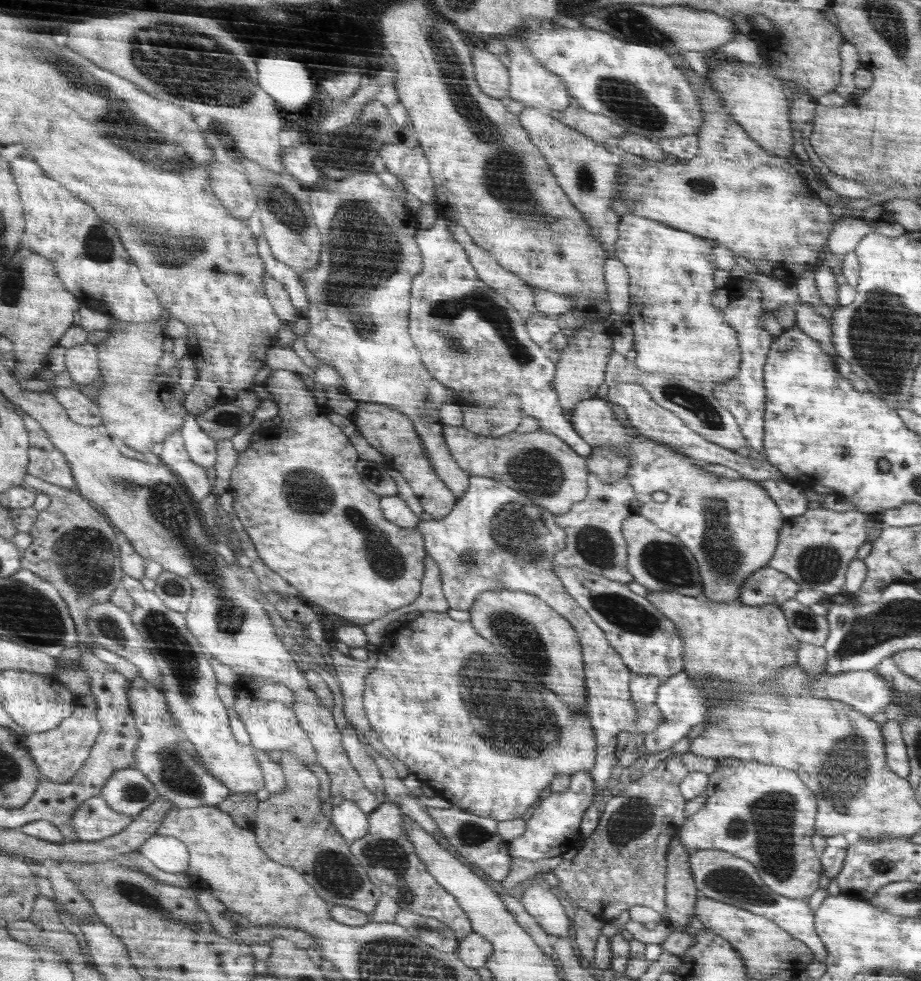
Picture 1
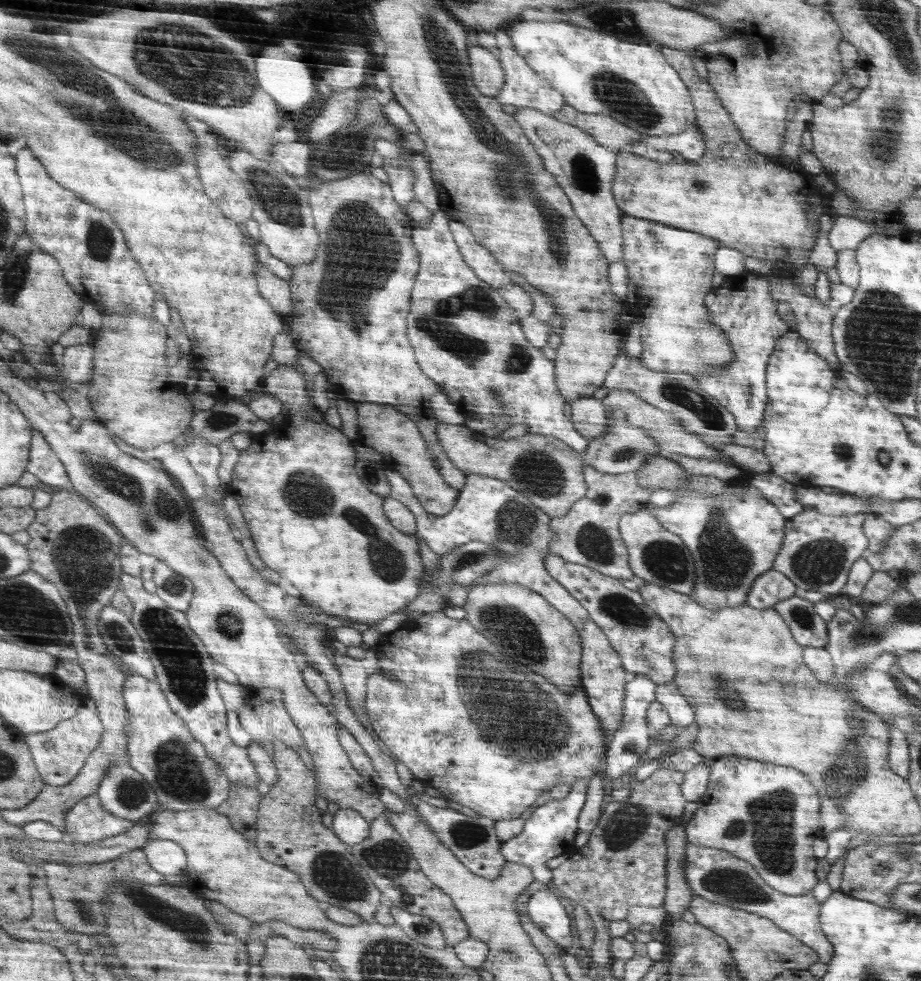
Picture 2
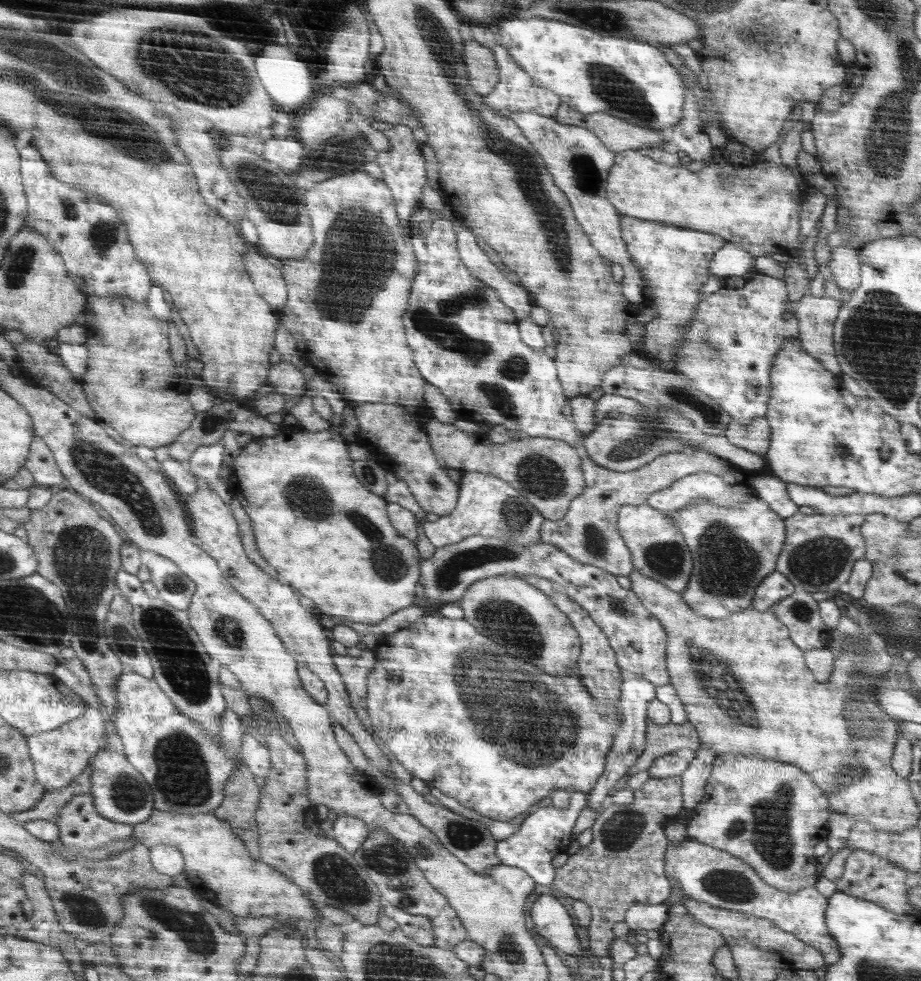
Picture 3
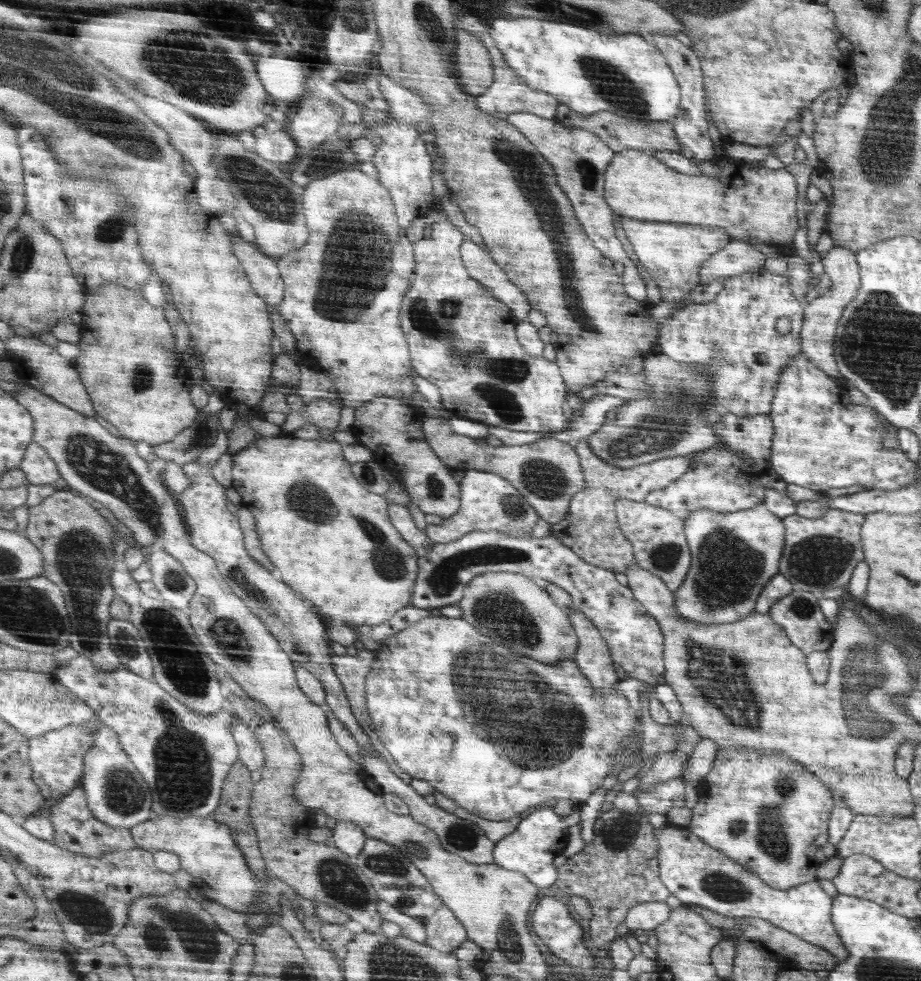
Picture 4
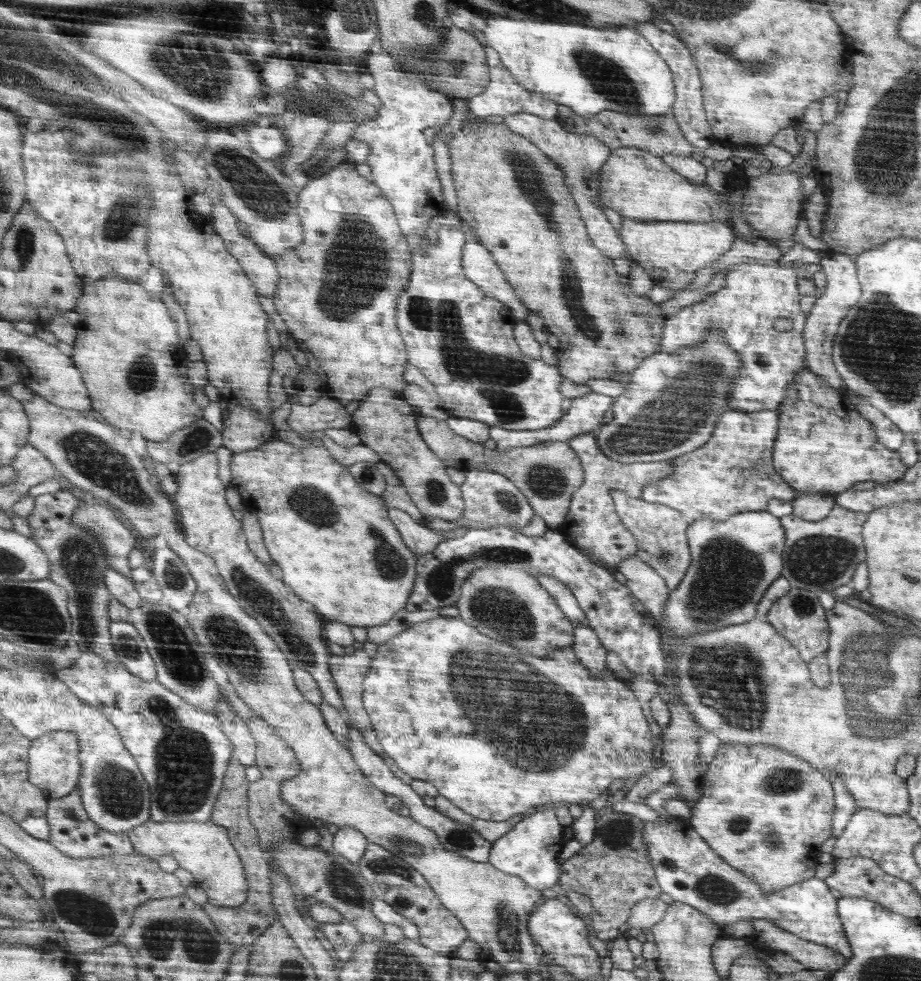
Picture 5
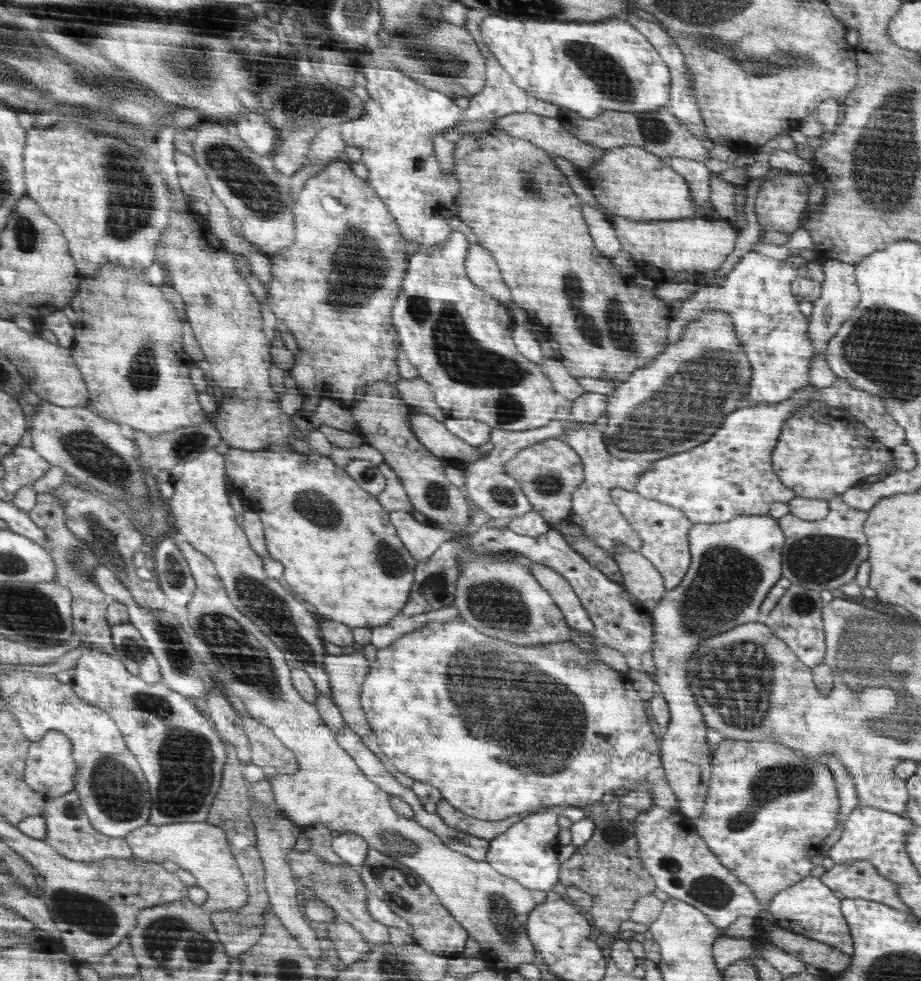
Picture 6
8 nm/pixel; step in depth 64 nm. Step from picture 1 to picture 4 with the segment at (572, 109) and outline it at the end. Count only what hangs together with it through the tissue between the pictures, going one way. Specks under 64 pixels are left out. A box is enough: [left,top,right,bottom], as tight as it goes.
[554,103,683,157]

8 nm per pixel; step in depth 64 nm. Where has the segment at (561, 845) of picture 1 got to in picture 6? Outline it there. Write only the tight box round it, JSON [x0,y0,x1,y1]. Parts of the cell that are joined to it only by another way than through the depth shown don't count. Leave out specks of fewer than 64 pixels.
[485,812,559,891]

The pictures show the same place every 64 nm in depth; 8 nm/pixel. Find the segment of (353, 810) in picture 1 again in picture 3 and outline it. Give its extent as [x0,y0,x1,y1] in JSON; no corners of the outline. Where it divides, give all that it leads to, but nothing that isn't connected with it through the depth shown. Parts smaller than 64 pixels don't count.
[332,815,369,854]

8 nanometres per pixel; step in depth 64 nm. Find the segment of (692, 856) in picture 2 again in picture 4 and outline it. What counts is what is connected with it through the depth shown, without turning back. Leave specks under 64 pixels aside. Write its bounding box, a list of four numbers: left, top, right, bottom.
[654,823,848,963]

